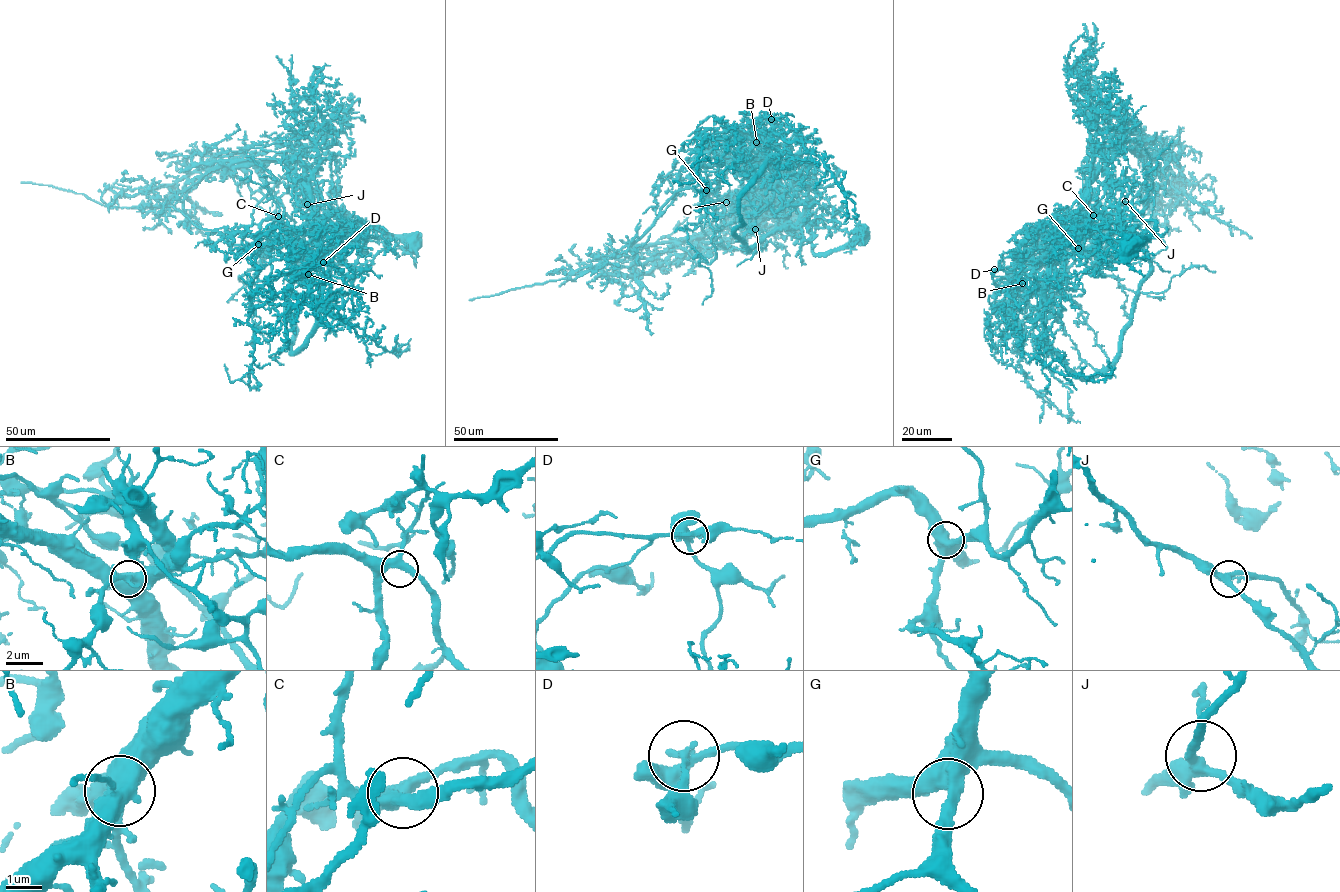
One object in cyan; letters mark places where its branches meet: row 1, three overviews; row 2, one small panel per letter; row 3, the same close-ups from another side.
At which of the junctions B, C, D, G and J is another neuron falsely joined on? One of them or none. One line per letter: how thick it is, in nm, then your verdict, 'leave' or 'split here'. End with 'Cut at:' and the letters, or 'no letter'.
B: 480 nm | leave
C: 360 nm | leave
D: 280 nm | split here
G: 480 nm | leave
J: 280 nm | leave
Cut at: D

